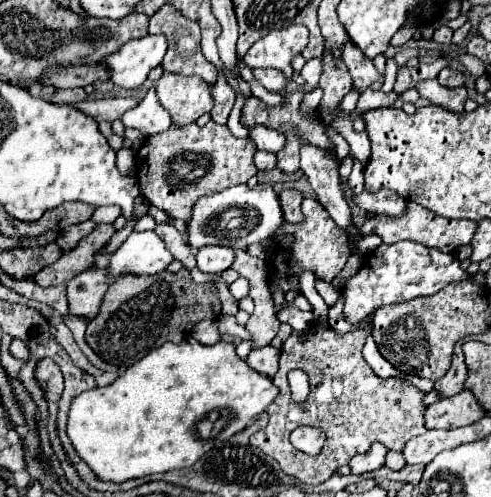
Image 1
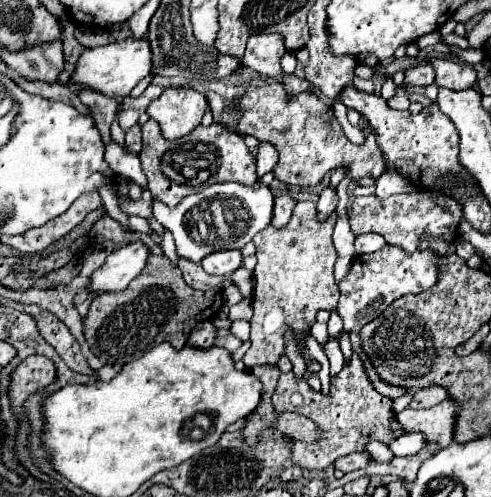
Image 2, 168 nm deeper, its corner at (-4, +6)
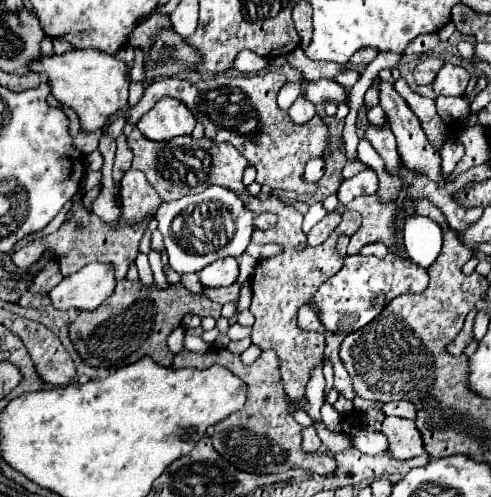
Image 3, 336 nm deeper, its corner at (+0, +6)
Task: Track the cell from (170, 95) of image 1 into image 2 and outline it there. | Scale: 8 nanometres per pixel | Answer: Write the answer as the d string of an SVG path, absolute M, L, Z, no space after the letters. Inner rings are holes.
M165 87L147 109L149 117L159 121L161 133L167 139L191 133L201 123L205 111L207 99L191 87Z

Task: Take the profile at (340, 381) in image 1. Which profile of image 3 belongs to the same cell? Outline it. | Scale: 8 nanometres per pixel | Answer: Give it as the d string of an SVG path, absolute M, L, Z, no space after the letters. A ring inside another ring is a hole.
M313 427L303 429L303 449L305 449L307 453L313 453L313 451L317 451L319 447L321 447L321 441L319 441L319 437L315 435L315 429L313 429Z

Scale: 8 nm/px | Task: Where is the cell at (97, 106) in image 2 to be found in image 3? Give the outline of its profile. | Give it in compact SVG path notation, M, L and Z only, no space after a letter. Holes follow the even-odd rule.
M101 131L97 133L79 133L75 139L73 139L73 145L75 149L79 149L83 155L89 155L97 149L97 143L99 143L99 137L101 137Z

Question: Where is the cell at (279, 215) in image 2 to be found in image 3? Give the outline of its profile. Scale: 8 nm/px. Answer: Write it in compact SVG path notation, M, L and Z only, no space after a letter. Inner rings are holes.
M261 213L259 217L255 217L255 227L261 231L271 229L275 223L277 223L277 217L273 213Z

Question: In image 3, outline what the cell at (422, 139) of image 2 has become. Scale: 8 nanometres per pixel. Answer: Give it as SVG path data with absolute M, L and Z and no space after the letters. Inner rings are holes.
M319 79L319 81L307 83L303 89L303 95L307 95L307 101L317 105L317 103L327 103L327 101L343 101L345 89L333 79Z

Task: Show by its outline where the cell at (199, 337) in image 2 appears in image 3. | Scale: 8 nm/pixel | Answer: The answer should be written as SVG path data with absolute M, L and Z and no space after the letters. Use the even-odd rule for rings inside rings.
M179 327L179 329L173 329L171 337L167 339L167 345L169 345L169 349L171 349L173 353L179 353L179 351L183 351L183 337L185 337L185 329L183 329L183 327Z

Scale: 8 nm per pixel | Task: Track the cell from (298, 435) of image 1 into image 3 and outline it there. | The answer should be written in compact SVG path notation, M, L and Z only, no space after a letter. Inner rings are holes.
M211 347L207 353L193 353L181 351L173 357L173 369L177 367L195 367L207 369L211 365L223 365L233 375L237 375L247 385L247 401L243 409L231 413L223 421L215 425L211 435L211 443L215 451L225 459L231 461L237 469L245 469L247 473L283 473L287 469L305 469L319 475L327 475L335 471L335 461L327 455L309 455L301 449L301 425L293 419L293 415L285 409L285 395L283 383L279 373L279 357L275 351L263 351L253 365L243 365L239 355L231 353L229 349ZM275 445L281 453L275 453Z

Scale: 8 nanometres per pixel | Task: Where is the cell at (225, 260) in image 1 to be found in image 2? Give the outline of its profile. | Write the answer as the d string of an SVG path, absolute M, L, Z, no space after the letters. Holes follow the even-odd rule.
M229 249L229 251L219 251L219 253L211 253L211 257L205 257L201 261L201 267L211 273L211 275L229 275L233 273L239 265L241 265L241 251L237 249Z

